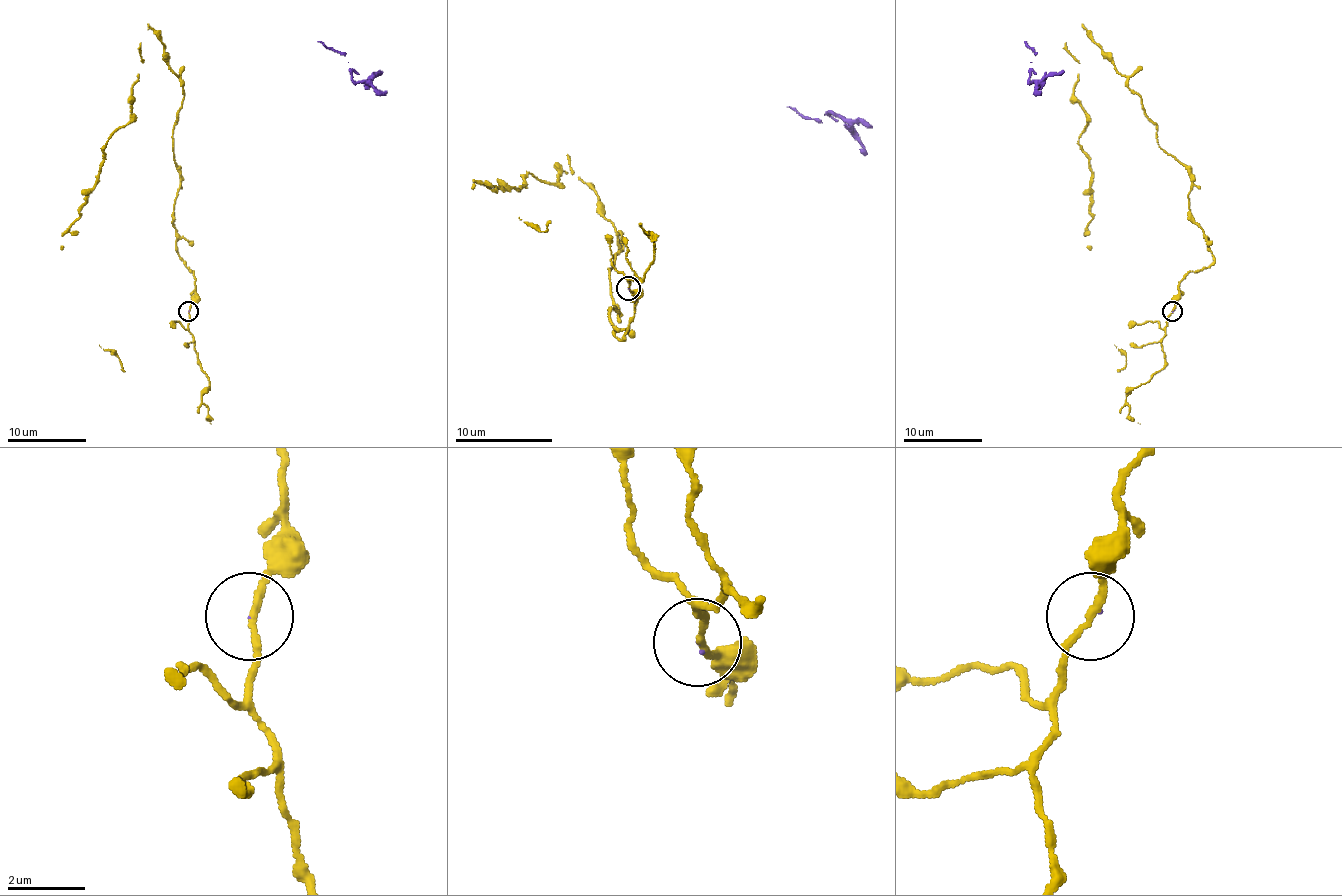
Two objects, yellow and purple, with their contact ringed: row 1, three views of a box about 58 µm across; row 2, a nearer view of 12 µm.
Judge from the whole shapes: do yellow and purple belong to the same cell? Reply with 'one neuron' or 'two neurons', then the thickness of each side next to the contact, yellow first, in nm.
one neuron; 170 nm thick on the yellow side, 30 nm on the other

